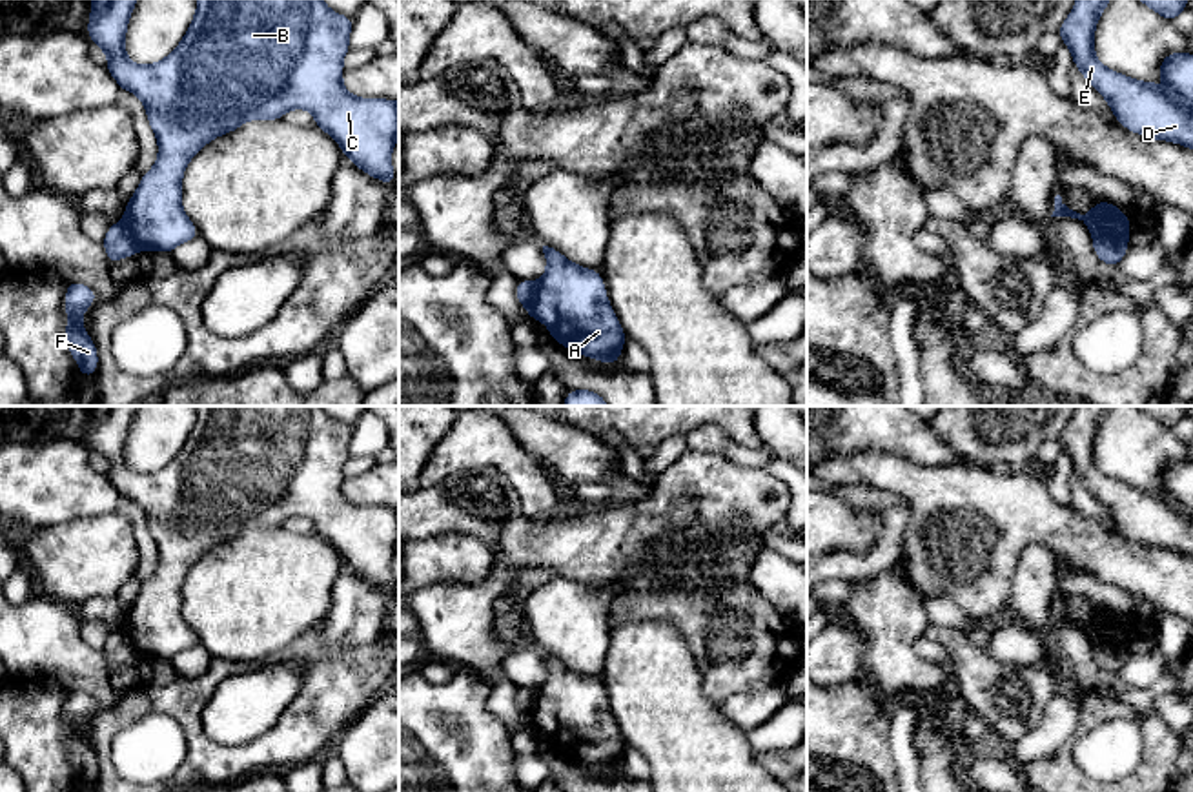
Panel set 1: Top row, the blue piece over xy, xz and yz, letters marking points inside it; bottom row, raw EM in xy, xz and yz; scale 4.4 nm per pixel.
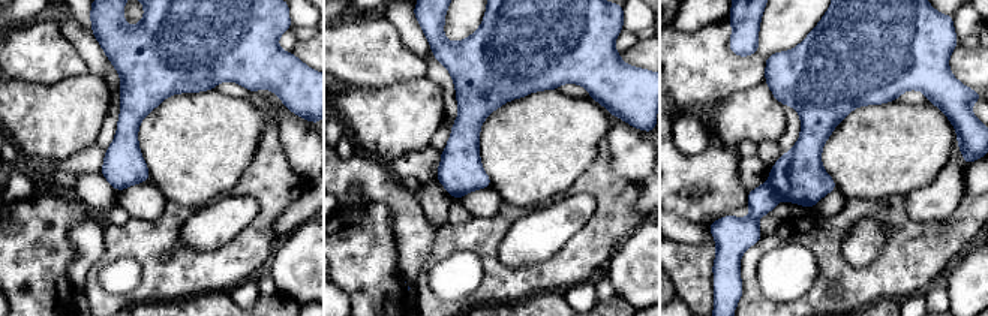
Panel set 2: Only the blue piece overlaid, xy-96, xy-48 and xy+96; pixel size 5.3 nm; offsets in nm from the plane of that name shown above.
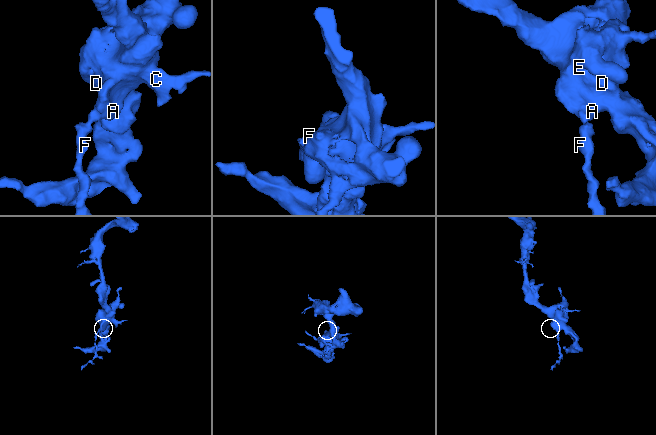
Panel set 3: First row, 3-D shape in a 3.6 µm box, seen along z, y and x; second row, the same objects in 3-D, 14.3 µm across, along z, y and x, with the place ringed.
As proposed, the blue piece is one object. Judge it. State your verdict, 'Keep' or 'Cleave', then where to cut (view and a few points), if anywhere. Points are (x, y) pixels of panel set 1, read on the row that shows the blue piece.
Cleave. Split along yz (1091, 230), (1126, 235)

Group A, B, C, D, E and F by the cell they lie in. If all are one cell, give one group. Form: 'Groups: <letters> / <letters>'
Groups: A B C D E / F

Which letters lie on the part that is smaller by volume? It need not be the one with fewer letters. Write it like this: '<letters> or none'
F

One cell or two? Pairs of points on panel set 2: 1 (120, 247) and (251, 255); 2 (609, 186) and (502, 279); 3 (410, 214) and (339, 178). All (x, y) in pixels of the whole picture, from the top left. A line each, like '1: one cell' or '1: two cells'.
1: one cell
2: one cell
3: one cell

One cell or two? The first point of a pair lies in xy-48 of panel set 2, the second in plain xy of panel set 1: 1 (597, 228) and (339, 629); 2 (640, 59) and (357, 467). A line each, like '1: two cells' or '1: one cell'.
1: two cells
2: two cells

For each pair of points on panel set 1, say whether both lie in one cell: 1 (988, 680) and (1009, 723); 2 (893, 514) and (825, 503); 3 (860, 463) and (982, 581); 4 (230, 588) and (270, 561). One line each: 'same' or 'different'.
1: same
2: different
3: same
4: same

